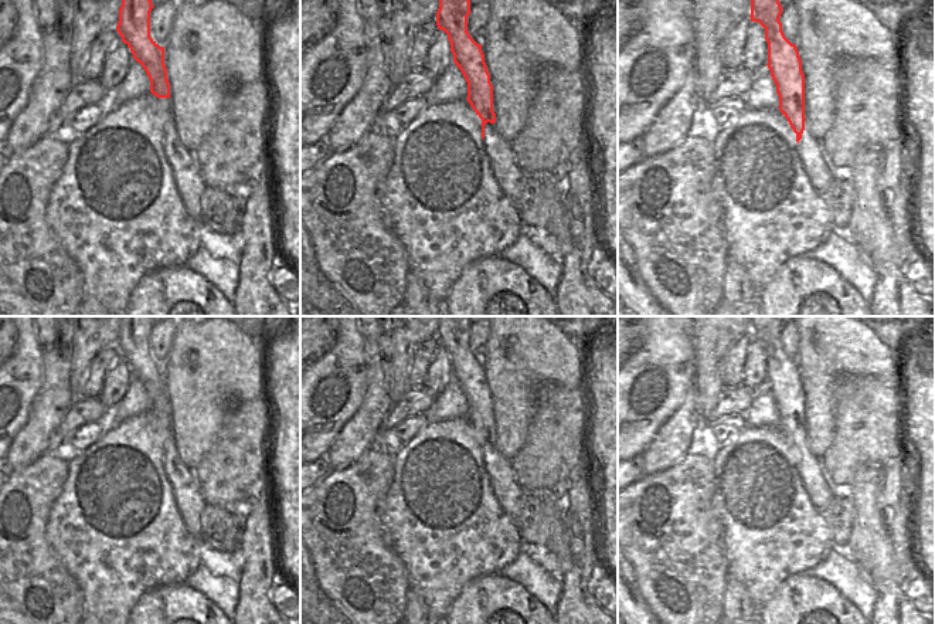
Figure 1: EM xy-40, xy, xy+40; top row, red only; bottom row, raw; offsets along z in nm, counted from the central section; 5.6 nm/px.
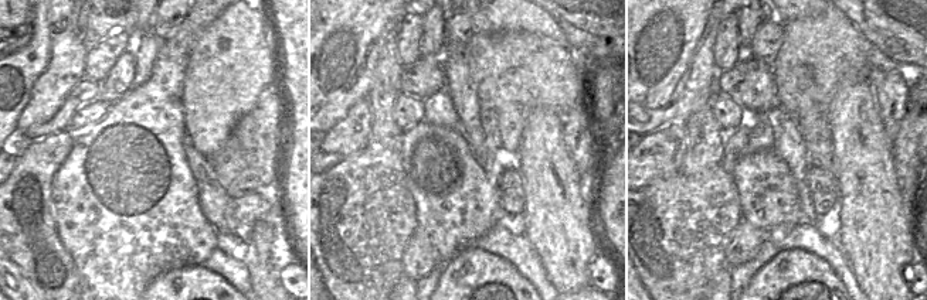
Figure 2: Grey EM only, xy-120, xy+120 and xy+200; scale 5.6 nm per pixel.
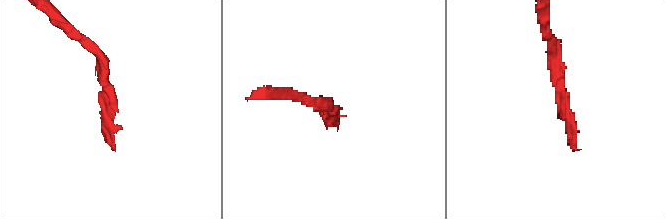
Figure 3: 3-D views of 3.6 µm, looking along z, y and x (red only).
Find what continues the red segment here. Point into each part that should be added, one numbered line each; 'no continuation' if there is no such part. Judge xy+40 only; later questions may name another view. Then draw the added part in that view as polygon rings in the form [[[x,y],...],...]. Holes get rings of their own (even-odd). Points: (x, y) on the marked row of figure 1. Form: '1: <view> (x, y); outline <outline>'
1: xy+40 (819, 172); outline [[[806,119],[805,130],[802,133],[802,139],[799,140],[799,159],[813,189],[816,189],[820,194],[826,191],[833,182],[834,169],[827,162],[820,142],[810,136]]]

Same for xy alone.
1: xy (506, 173); outline [[[487,122],[484,125],[483,145],[499,190],[509,200],[514,200],[518,196],[518,182],[523,174],[516,165],[510,143],[506,143],[496,133],[493,123]]]

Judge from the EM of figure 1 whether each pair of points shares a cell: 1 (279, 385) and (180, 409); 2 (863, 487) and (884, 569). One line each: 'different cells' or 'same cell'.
1: different cells
2: same cell

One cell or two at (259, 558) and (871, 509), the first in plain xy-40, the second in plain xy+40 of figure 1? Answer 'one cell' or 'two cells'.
two cells

